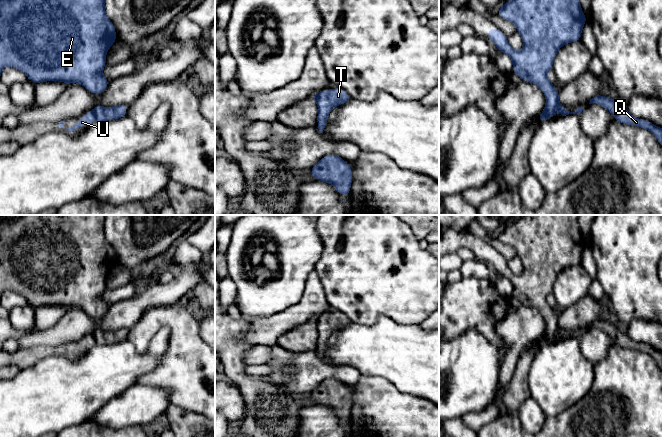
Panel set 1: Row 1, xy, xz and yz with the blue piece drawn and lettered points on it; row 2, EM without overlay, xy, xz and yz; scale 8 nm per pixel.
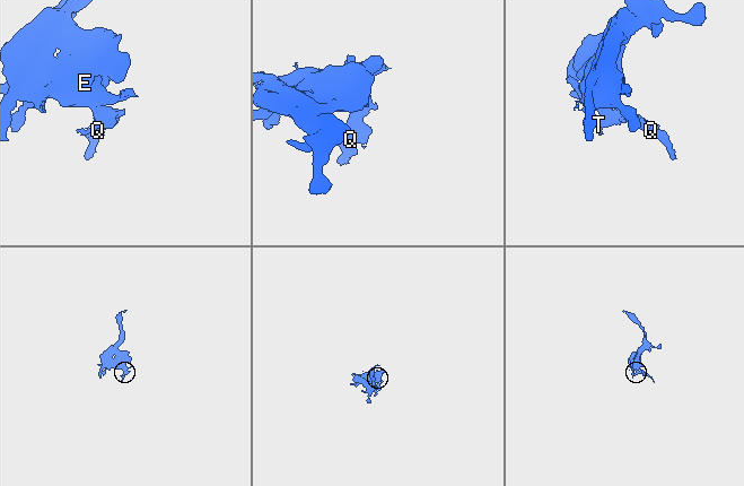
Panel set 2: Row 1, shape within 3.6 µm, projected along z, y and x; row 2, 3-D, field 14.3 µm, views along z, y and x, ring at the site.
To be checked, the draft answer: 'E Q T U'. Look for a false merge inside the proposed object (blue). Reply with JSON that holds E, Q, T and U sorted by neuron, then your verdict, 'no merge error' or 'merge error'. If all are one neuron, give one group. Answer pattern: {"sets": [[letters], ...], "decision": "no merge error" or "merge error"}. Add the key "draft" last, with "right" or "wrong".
{"sets": [["E", "Q", "T"], ["U"]], "decision": "merge error", "draft": "wrong"}

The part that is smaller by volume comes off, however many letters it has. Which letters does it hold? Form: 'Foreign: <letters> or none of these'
Foreign: U

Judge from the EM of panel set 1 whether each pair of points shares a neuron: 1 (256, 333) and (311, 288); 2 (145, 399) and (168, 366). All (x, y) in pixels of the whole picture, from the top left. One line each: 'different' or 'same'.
1: same
2: different

